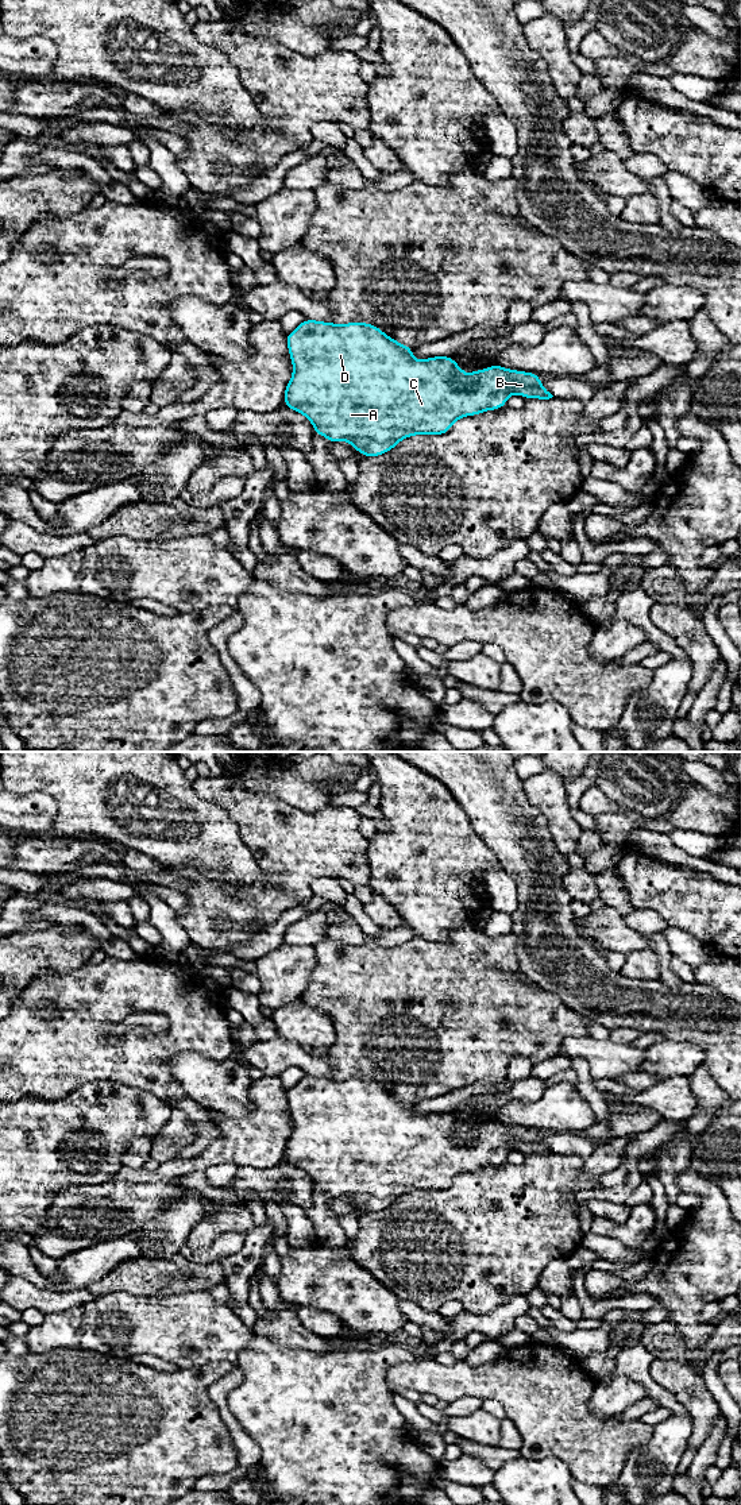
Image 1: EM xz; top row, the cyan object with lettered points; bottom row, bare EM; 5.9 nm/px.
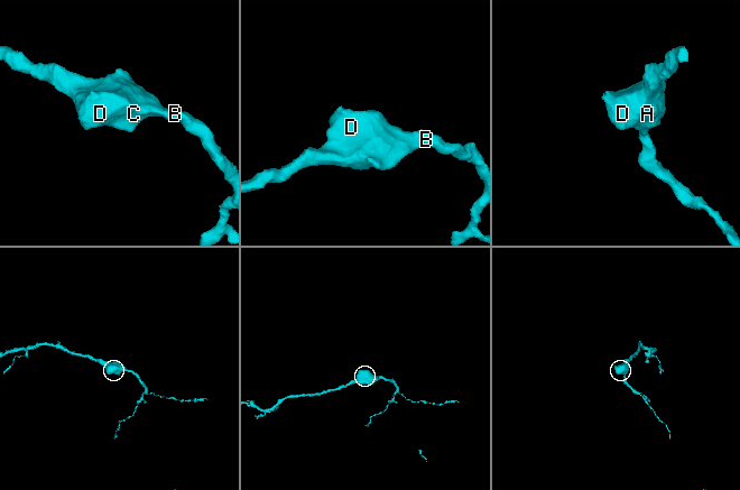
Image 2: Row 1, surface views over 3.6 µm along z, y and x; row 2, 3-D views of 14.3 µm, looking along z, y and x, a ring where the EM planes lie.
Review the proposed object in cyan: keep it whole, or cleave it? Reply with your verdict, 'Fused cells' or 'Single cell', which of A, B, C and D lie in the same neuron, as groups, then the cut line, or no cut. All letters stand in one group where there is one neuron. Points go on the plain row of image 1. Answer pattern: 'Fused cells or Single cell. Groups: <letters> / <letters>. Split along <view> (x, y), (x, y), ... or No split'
Single cell. Groups: A B C D. No split

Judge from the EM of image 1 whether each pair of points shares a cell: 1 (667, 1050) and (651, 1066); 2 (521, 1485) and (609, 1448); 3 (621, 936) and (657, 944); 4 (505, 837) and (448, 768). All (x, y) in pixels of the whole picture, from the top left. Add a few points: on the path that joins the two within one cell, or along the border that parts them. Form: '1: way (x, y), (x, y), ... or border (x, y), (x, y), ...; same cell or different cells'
1: way (663, 1054), (655, 1062); same cell
2: border (535, 1458), (558, 1457), (567, 1467), (572, 1480); different cells
3: border (647, 936), (649, 946); different cells
4: way (500, 819), (466, 786); same cell

